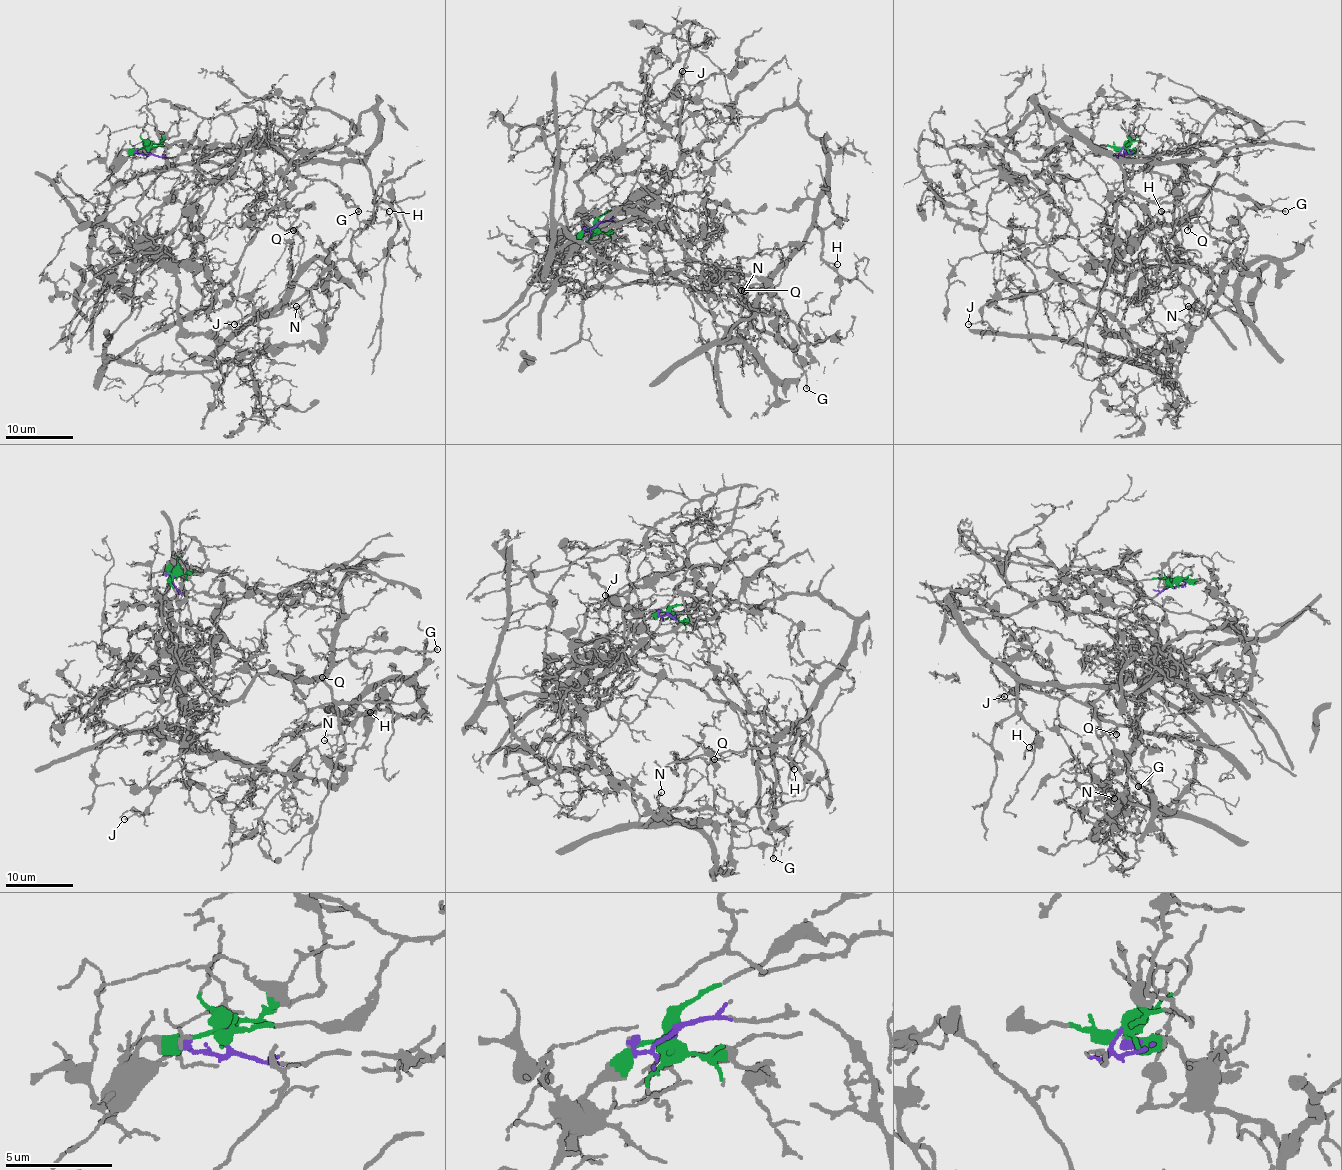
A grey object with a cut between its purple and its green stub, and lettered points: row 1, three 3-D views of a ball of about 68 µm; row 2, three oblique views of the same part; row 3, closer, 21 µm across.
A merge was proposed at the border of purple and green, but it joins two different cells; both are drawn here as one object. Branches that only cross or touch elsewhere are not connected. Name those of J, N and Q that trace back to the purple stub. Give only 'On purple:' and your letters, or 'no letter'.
On purple: no letter

